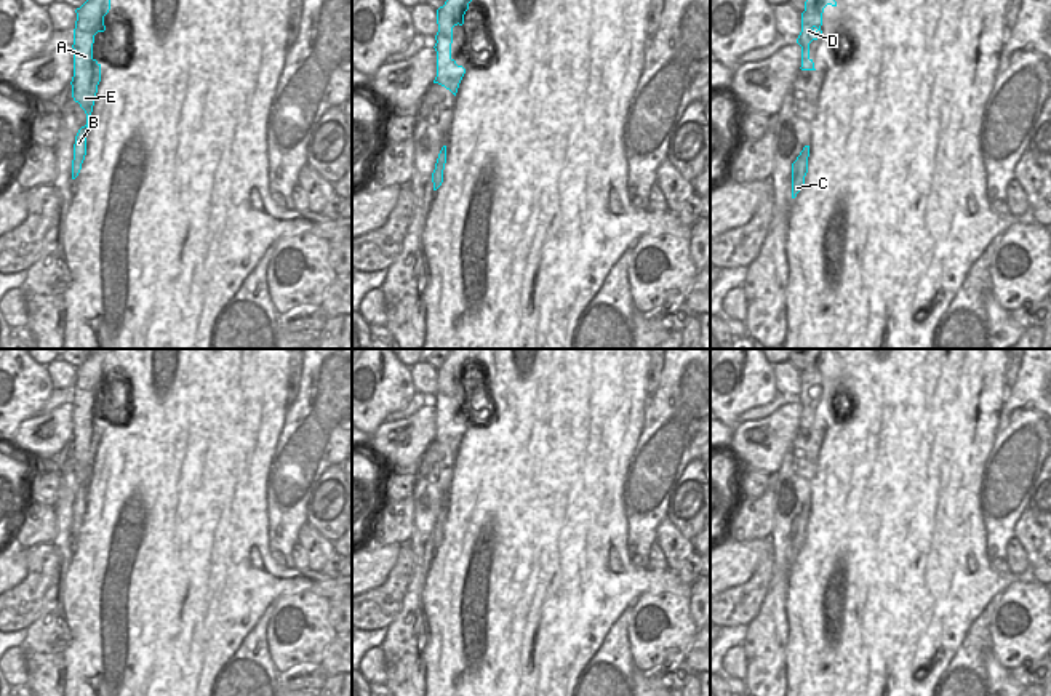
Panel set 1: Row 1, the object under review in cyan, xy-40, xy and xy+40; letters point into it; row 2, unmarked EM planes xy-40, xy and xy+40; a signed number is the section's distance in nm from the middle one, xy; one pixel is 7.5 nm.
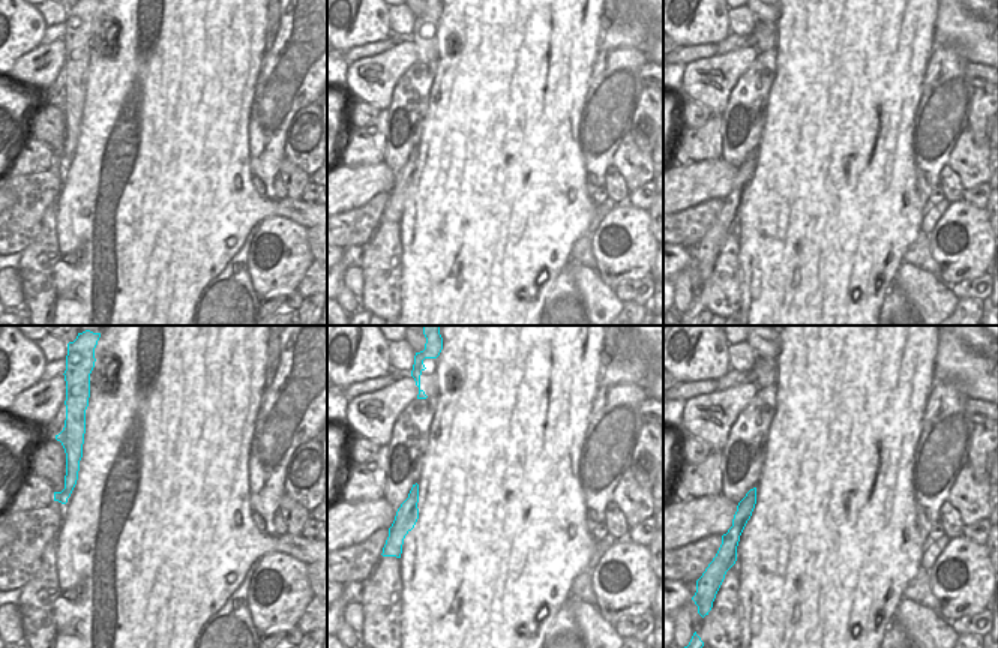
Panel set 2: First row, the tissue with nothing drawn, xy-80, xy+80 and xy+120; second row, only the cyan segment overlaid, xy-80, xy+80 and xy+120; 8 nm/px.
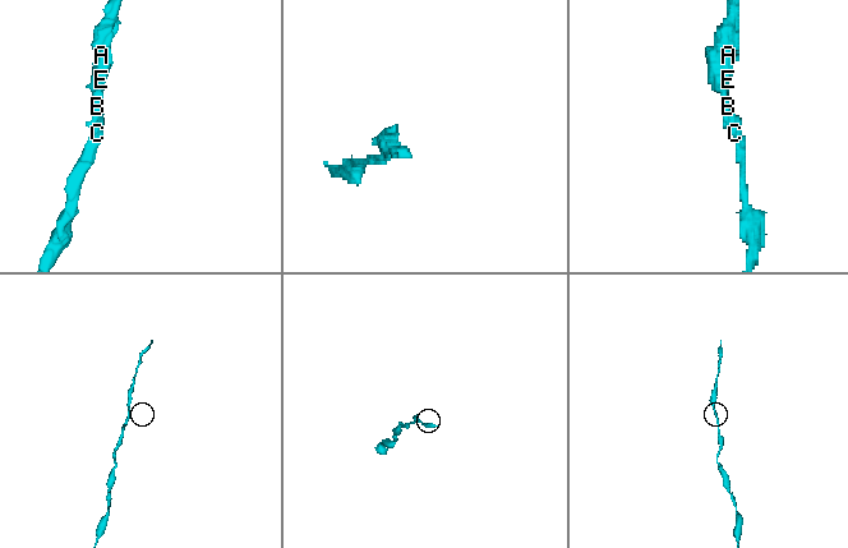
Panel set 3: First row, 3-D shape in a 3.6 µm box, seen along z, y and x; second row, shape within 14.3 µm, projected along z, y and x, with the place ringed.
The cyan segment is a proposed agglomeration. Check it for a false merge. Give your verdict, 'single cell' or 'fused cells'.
single cell

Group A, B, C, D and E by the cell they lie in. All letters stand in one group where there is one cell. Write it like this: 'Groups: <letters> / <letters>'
Groups: A B C D E.

